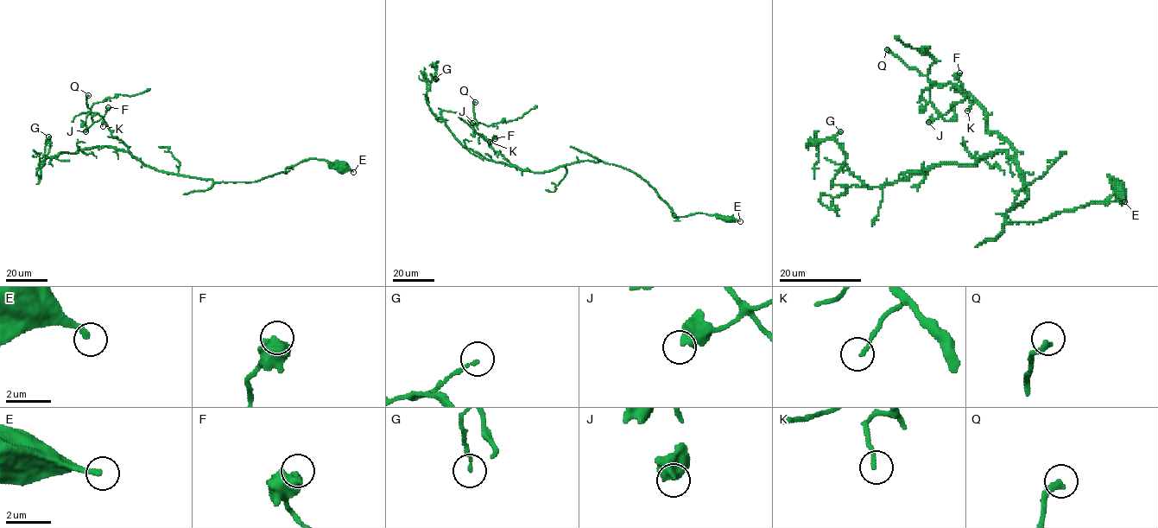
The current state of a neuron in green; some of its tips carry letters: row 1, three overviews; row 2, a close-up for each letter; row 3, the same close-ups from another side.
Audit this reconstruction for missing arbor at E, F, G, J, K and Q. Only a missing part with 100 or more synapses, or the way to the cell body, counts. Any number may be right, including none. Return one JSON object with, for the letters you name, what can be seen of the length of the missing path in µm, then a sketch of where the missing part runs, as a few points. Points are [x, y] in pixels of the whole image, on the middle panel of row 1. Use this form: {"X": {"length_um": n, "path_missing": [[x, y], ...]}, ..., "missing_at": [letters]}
{"missing_at": []}

